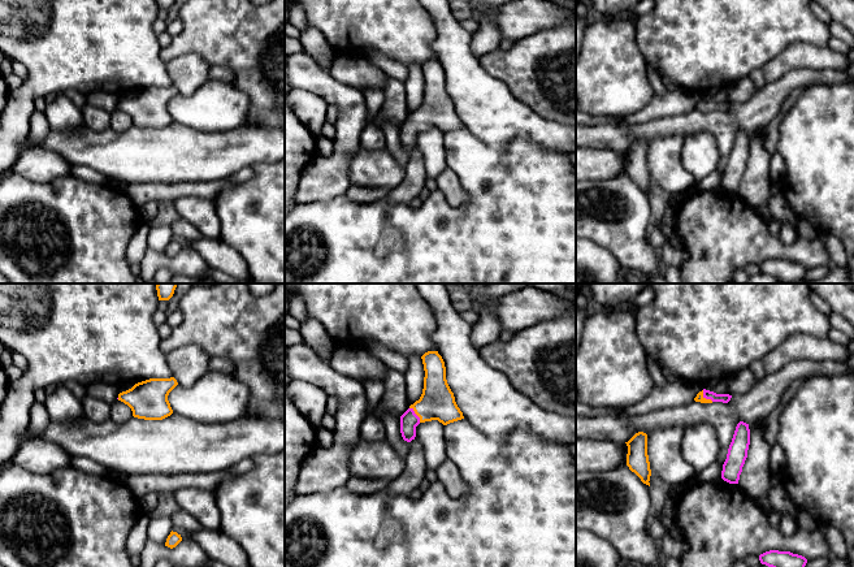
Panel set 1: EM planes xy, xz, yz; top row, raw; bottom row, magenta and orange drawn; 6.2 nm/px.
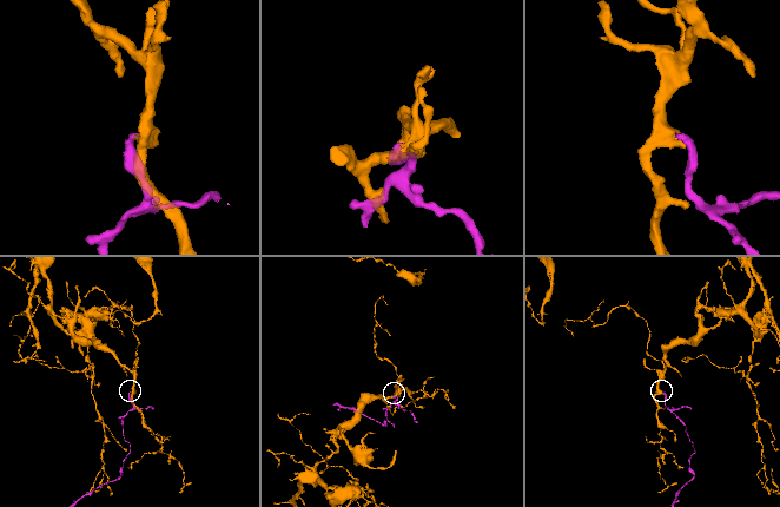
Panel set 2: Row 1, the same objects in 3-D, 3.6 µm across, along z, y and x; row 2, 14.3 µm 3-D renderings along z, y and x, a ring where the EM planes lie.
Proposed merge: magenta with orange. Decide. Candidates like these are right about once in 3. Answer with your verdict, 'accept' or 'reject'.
accept

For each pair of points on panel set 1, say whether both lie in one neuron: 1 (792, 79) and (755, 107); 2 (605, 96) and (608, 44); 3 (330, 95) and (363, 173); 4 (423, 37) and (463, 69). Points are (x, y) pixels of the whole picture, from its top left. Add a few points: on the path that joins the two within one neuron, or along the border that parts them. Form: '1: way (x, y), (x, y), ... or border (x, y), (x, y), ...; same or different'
1: way (783, 87), (764, 104); same
2: way (605, 83), (608, 57); same
3: border (360, 147), (350, 161), (350, 184); different
4: border (428, 14), (436, 30), (433, 50), (437, 59); different

